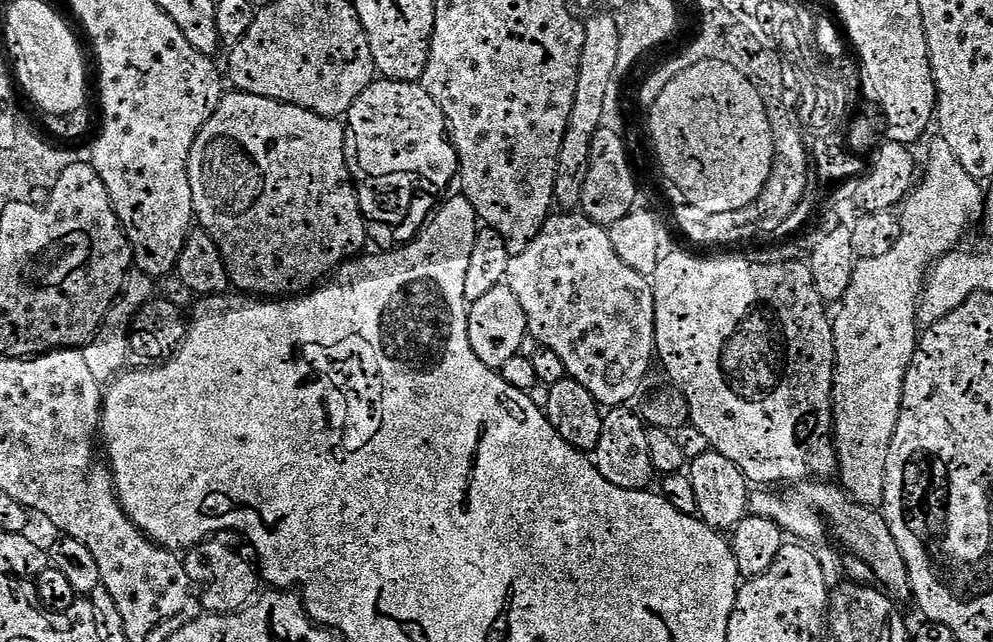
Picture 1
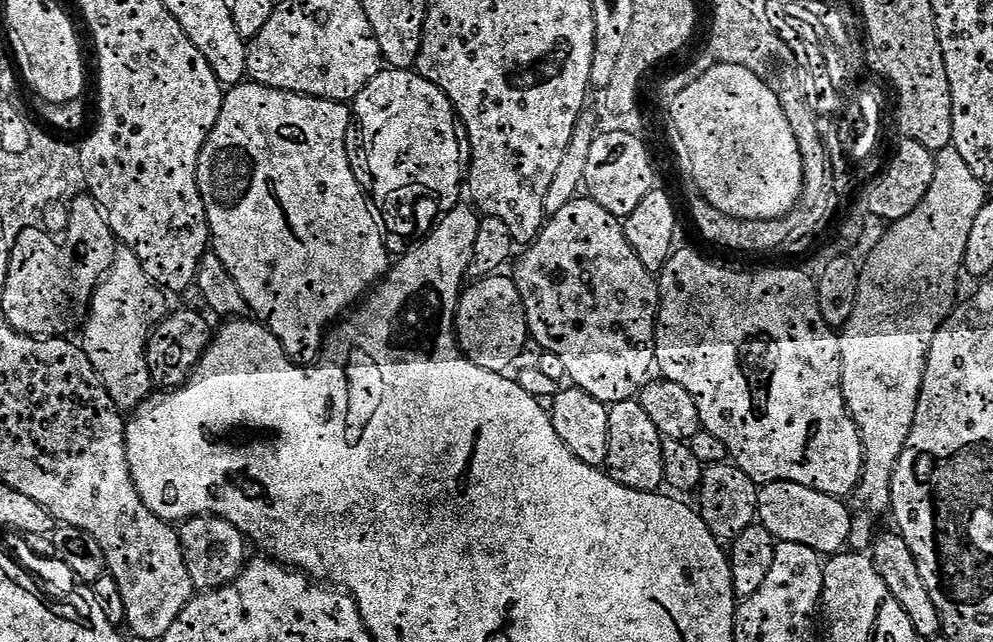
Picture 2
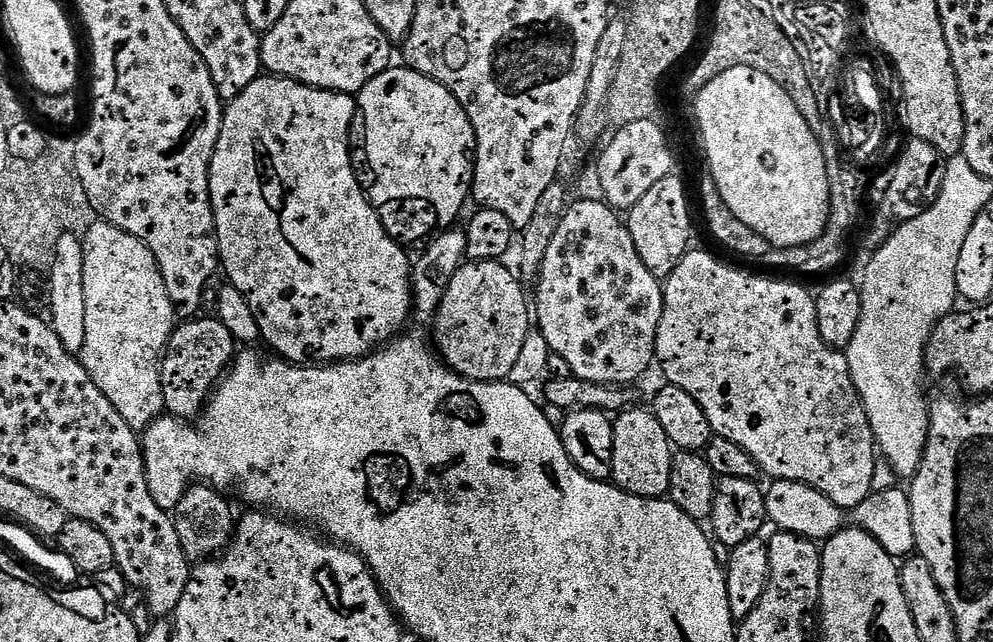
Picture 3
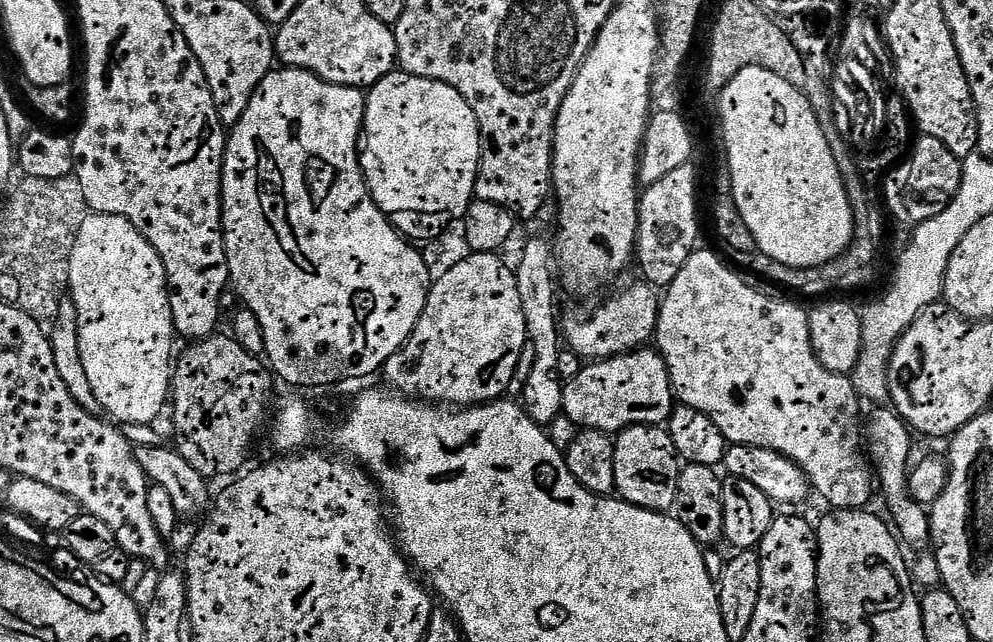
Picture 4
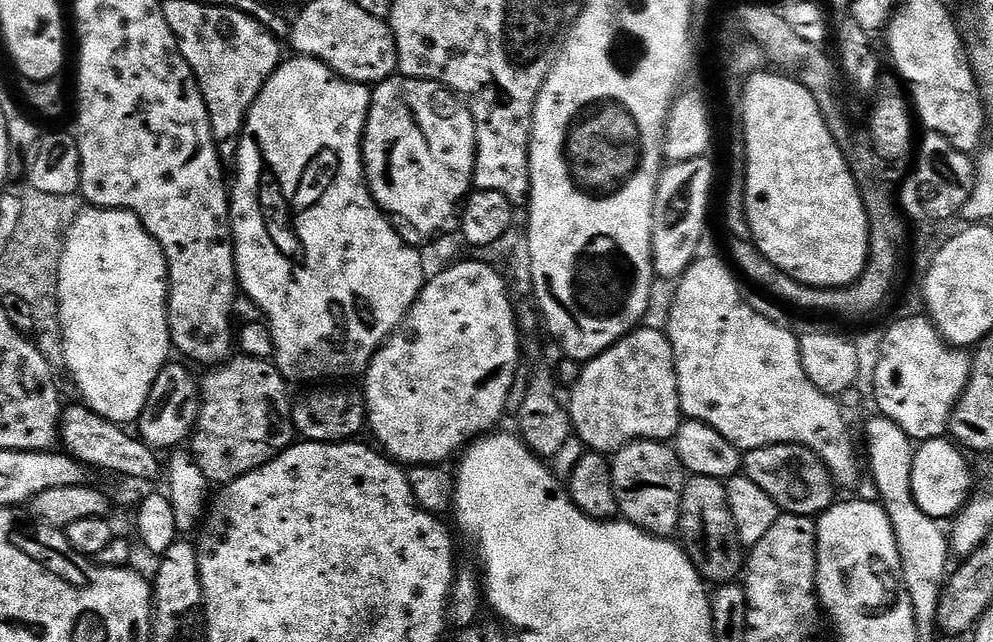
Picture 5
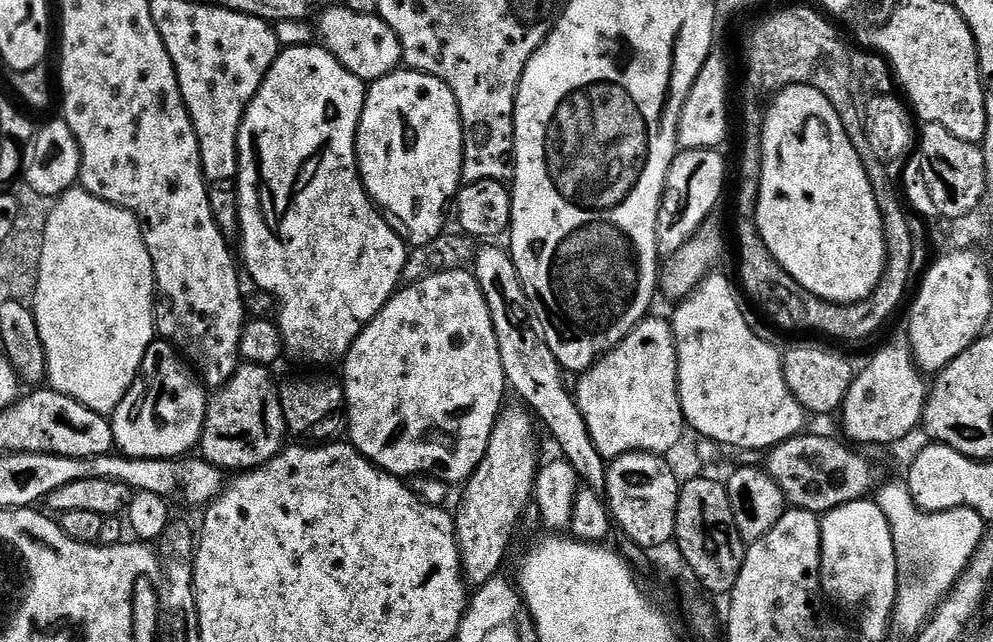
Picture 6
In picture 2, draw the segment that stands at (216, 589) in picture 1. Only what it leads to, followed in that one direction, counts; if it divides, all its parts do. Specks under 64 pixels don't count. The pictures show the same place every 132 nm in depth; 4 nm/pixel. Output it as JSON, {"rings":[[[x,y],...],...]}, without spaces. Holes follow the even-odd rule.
{"rings":[[[195,516],[192,520],[183,521],[178,531],[193,589],[212,592],[215,588],[225,588],[228,584],[233,584],[240,577],[249,555],[249,545],[244,533],[233,524],[217,516]]]}

